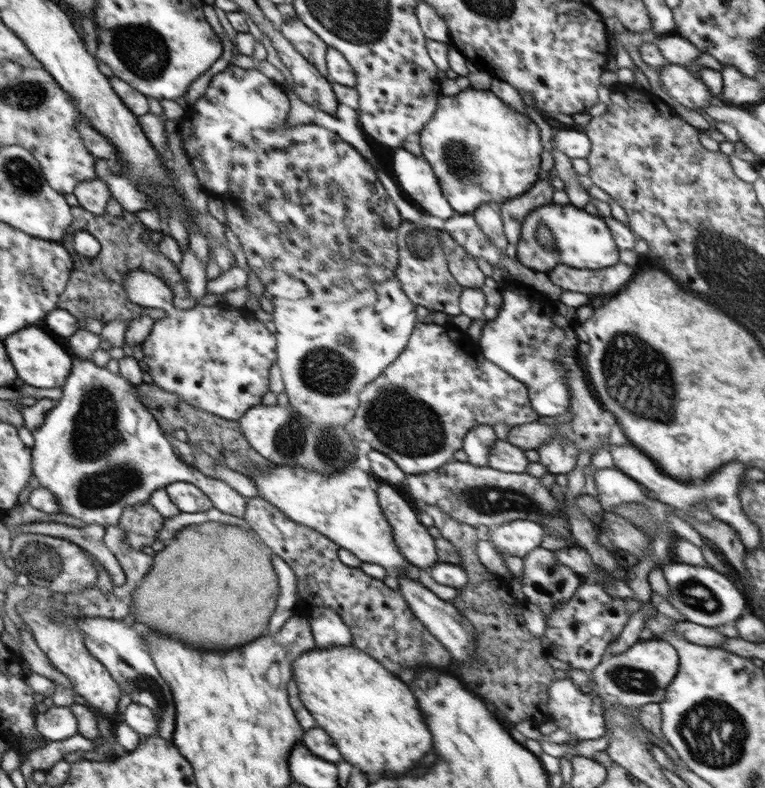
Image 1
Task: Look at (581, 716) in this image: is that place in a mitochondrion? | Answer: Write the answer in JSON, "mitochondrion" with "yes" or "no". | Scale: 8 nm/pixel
{"mitochondrion":"no"}

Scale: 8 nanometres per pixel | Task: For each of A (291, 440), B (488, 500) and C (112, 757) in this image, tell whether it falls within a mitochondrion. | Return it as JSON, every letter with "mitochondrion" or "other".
{"A":"mitochondrion","B":"mitochondrion","C":"other"}

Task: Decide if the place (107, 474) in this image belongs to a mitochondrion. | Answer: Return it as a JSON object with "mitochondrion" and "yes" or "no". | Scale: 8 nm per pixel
{"mitochondrion":"yes"}

